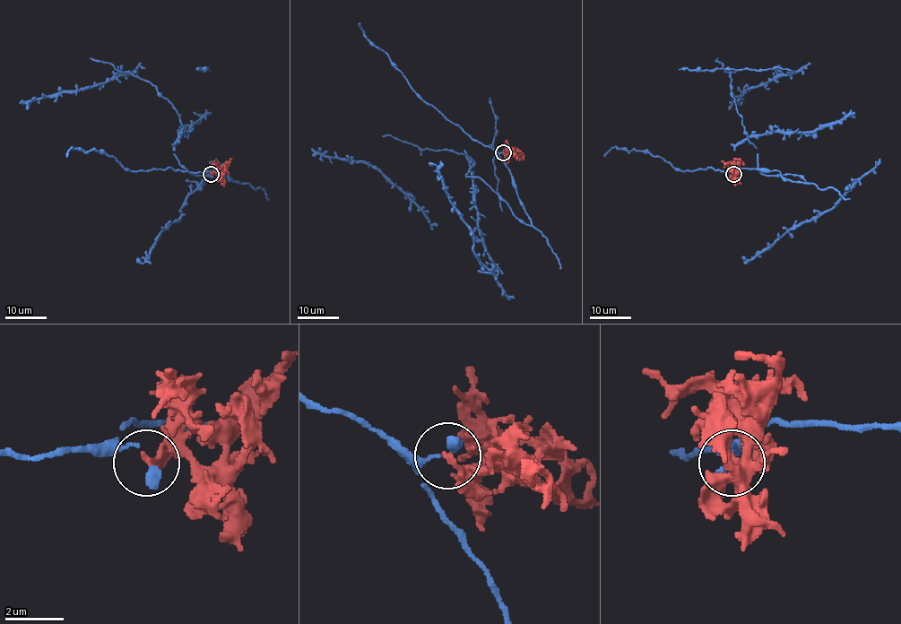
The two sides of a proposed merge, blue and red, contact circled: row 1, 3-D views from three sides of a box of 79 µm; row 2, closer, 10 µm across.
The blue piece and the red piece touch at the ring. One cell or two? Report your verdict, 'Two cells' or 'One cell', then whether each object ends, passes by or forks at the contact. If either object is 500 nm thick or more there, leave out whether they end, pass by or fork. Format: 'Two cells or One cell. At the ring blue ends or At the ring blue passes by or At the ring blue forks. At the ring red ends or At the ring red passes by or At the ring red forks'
Two cells. At the ring blue ends. At the ring red ends

